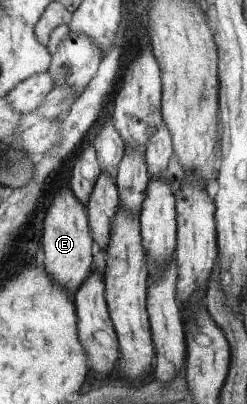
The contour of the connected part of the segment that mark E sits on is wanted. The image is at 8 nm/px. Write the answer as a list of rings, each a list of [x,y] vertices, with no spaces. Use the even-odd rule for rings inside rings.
[[[72,189],[60,190],[50,204],[43,224],[42,246],[47,272],[56,282],[76,294],[93,271],[92,253],[95,251],[95,243],[87,206]]]

